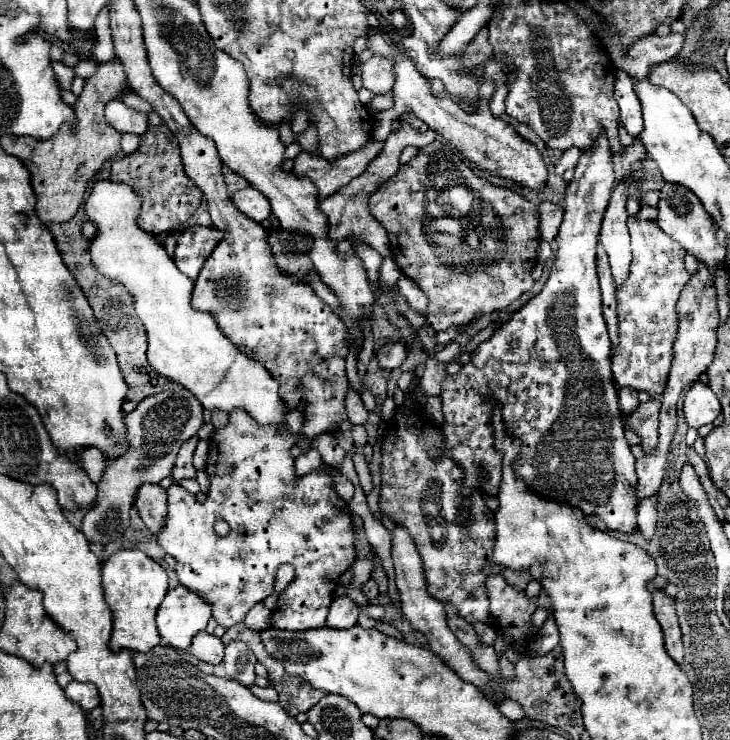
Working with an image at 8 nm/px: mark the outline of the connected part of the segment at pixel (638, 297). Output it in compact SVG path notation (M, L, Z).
M642 205L636 215L628 217L634 259L624 289L616 293L620 343L612 355L616 383L620 387L646 391L650 397L664 393L672 363L672 345L678 331L676 303L690 281L690 275L684 269L686 251L658 227L656 217L658 209L652 205Z

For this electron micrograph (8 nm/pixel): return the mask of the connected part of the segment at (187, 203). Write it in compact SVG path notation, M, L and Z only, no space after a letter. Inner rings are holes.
M166 125L150 127L136 153L126 155L112 163L110 179L114 183L126 183L126 185L134 187L134 191L142 197L140 215L136 219L136 223L138 223L138 227L142 227L142 231L148 231L152 235L158 235L164 231L176 231L200 207L202 191L198 191L198 187L194 187L190 183L190 179L186 179L186 173L180 167L182 165L180 165L178 141L168 131Z

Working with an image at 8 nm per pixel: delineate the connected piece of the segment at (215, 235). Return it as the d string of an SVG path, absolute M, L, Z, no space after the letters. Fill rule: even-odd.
M188 227L176 245L174 263L182 273L186 273L192 281L198 277L204 261L210 257L214 247L222 241L222 231L214 227Z

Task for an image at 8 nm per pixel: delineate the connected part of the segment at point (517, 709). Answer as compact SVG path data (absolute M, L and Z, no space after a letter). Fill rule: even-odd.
M506 699L504 703L500 703L498 709L500 709L510 721L522 721L522 719L526 717L524 711L522 711L522 707L520 707L516 701L512 701L512 699Z

